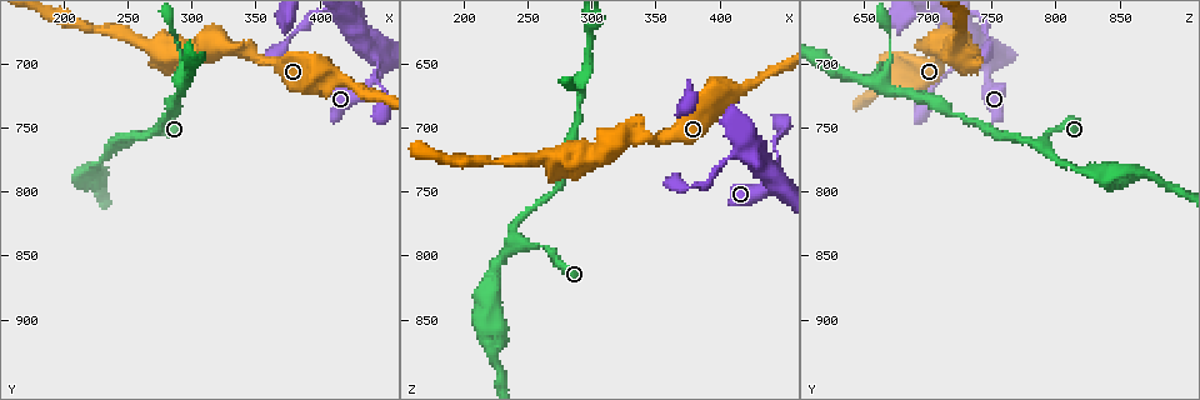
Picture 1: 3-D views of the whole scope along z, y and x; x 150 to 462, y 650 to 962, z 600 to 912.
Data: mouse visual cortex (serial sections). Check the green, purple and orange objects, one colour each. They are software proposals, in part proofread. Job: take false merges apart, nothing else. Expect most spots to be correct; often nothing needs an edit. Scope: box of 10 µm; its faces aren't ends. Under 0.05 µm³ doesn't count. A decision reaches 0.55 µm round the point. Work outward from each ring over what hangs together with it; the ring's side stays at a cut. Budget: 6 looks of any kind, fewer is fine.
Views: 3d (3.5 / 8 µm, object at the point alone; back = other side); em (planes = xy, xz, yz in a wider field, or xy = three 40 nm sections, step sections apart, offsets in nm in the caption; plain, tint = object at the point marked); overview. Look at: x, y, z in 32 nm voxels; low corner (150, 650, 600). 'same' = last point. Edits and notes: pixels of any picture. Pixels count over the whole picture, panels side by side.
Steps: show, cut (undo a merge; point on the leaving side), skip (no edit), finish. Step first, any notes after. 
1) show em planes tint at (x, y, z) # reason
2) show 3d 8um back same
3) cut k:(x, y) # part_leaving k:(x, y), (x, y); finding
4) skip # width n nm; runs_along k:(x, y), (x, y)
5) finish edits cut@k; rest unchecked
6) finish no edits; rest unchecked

show 3d 8um at (248, 760, 790) # three-way junction

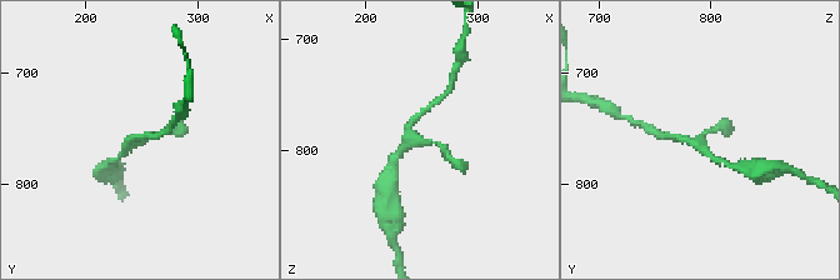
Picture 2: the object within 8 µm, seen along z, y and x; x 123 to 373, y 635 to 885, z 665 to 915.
show 3d 3.5um same # zoom in

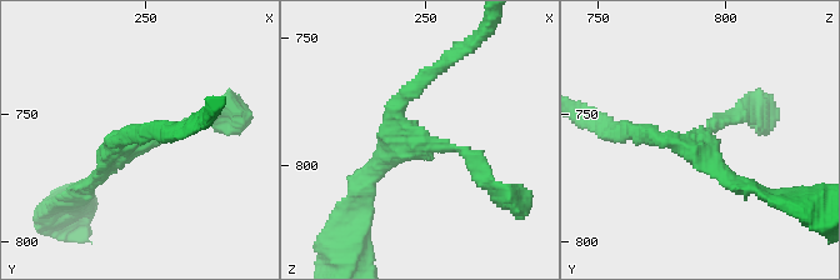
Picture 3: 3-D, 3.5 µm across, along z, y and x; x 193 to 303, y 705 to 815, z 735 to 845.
show em xy step 5 tint at (250, 758, 791) # arms 3; arm_widths 150, 200, 200 nm

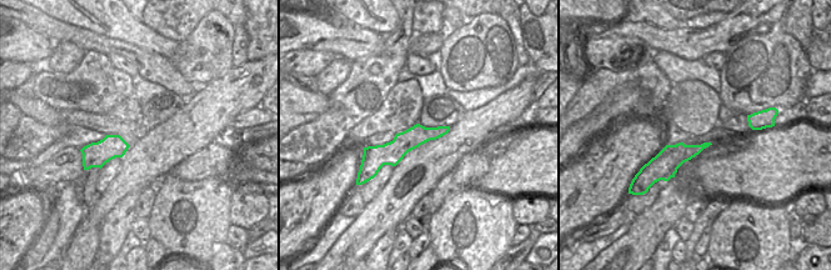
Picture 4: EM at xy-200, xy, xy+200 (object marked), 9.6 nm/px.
skip # width 200 nm; runs_along 3:(740, 114), (689, 144), (644, 133); one cell here

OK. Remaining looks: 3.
show 3d 3.5um at (290, 686, 672) # narrows sharply

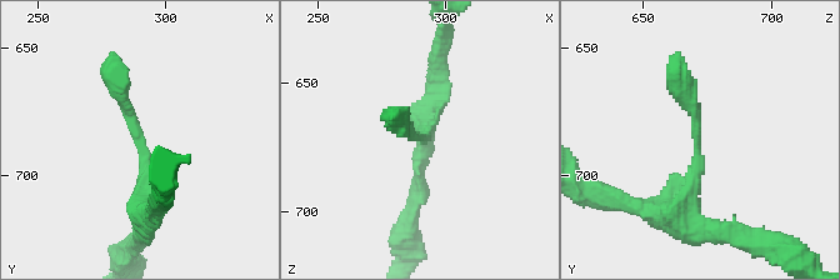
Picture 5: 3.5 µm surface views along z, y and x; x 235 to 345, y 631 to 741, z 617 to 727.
show em xy step 5 tint at (291, 688, 670) # now the EM

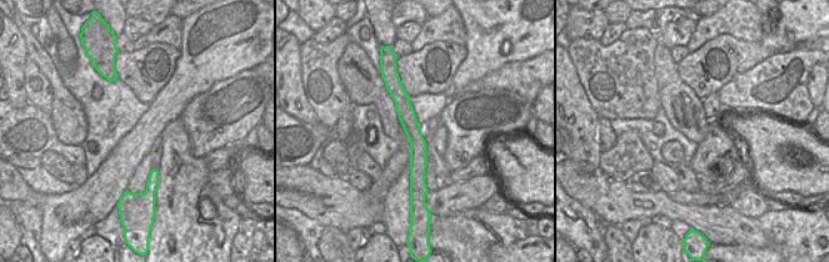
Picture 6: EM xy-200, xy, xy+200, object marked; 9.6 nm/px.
skip # runs_along 6:(395, 82), (418, 144), (423, 186); one cell here

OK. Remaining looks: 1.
finish no edits; rest unchecked

